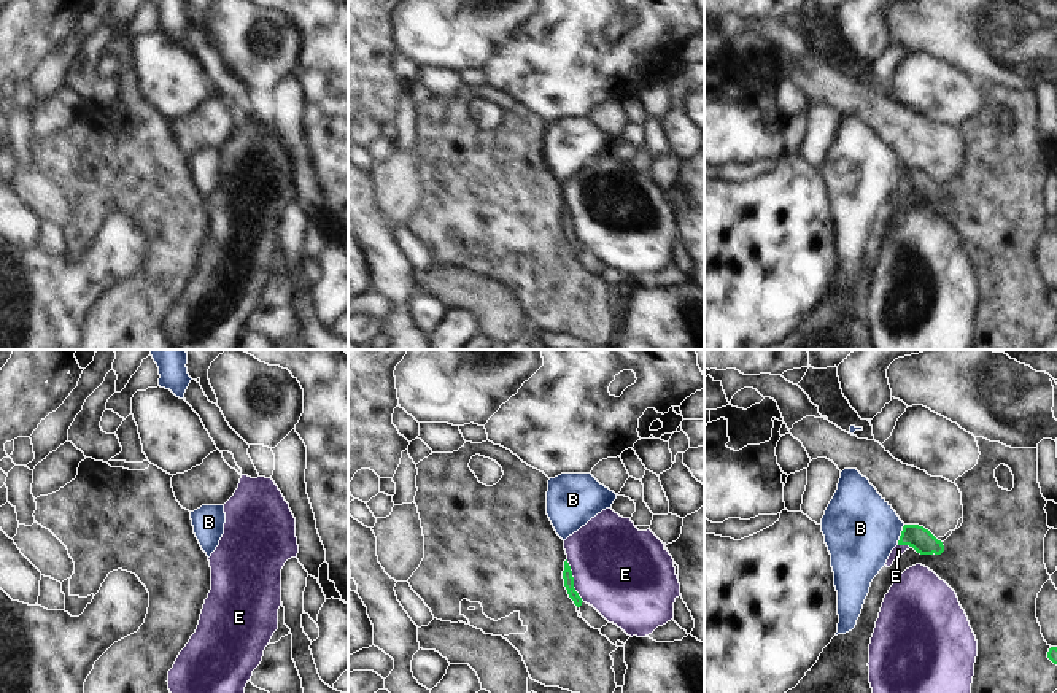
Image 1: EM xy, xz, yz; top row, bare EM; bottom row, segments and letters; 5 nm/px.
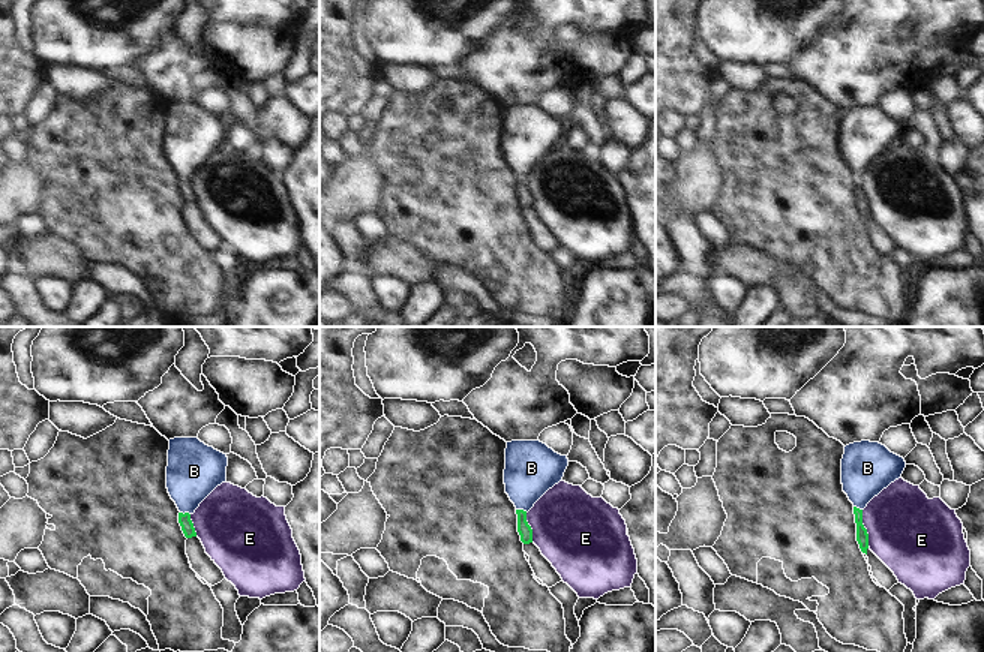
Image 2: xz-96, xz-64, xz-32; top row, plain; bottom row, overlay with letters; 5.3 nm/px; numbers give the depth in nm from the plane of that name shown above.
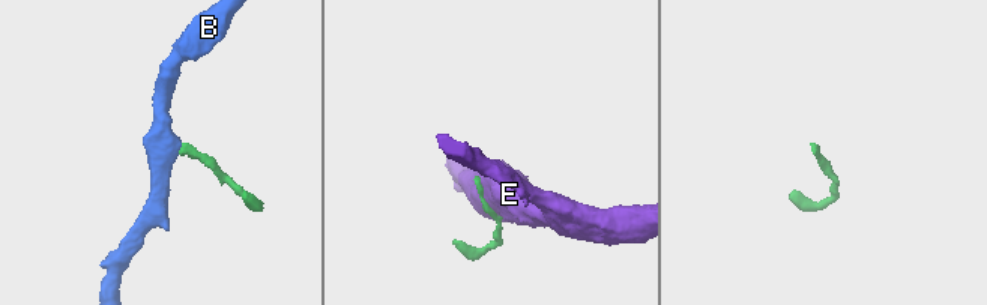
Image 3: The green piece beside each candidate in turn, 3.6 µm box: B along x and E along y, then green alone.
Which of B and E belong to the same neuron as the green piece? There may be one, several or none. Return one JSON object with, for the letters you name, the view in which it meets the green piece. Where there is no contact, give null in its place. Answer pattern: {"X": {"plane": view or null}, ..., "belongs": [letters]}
{"B": {"plane": "yz"}, "belongs": ["B"]}

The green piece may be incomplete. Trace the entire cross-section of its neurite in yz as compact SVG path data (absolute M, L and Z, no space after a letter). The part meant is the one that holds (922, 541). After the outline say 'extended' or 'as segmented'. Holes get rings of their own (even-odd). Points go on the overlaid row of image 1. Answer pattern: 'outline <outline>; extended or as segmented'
outline M844 469L822 518L838 591L838 634L852 631L873 579L896 545L941 555L944 545L928 529L904 525L892 505L857 469Z; extended

